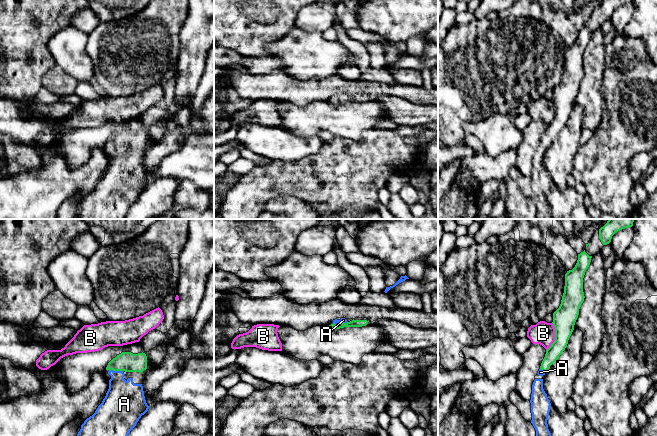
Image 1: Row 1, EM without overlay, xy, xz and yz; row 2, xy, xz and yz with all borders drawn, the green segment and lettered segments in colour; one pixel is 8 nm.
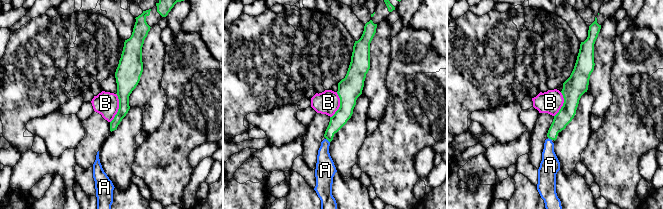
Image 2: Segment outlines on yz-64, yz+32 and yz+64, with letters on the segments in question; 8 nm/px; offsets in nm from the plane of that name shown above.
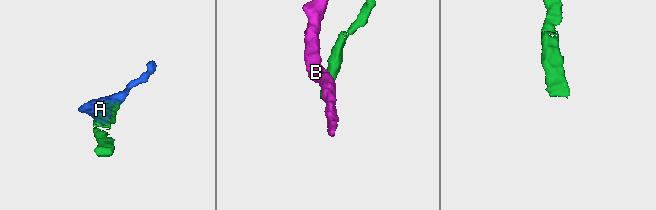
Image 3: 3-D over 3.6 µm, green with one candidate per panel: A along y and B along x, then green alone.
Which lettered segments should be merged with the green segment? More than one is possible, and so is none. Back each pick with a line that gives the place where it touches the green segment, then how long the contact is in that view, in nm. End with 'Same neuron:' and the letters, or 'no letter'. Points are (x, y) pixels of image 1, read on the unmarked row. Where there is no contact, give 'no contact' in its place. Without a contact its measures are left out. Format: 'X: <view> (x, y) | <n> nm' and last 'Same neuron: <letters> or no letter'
A: xy (115, 146) | 110 nm
Same neuron: A

